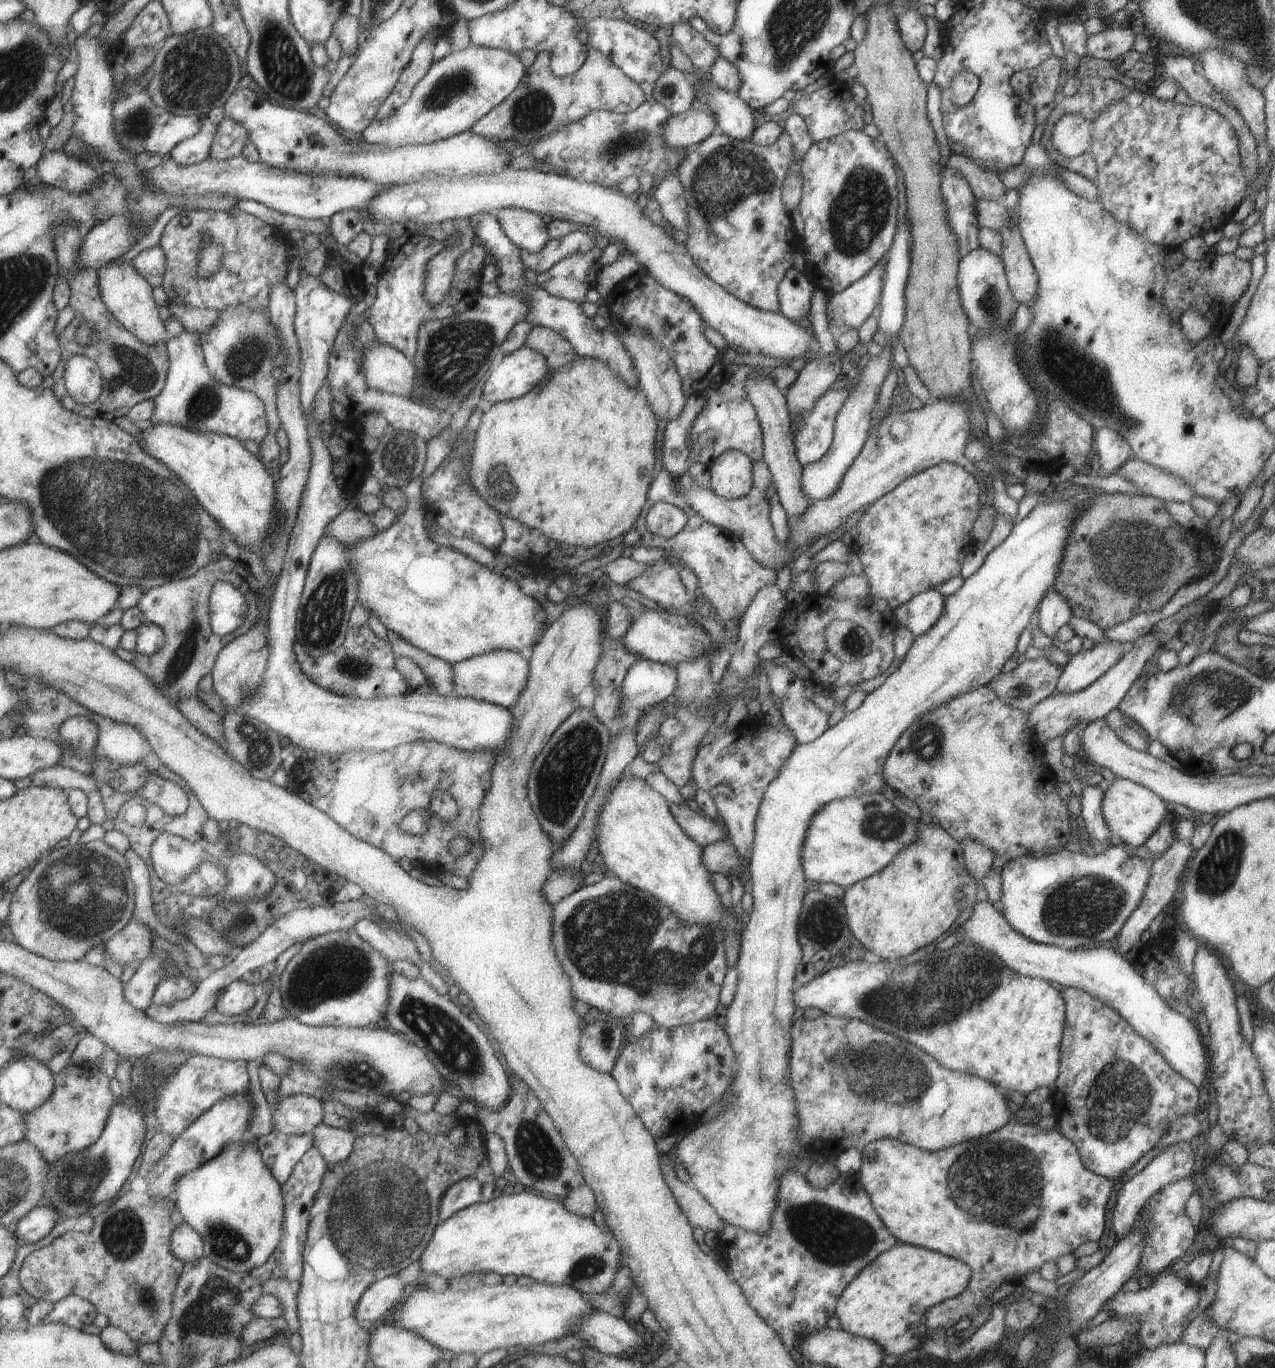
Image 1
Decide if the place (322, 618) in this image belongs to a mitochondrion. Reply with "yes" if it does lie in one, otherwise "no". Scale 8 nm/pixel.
yes

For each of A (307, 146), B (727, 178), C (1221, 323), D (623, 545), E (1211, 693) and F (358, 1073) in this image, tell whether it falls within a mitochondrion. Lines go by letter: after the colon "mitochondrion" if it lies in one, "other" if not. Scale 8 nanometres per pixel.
A: other
B: mitochondrion
C: other
D: other
E: mitochondrion
F: mitochondrion

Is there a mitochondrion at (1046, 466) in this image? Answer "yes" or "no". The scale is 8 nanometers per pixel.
no

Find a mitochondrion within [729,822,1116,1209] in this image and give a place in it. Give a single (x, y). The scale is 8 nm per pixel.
(963, 981)

